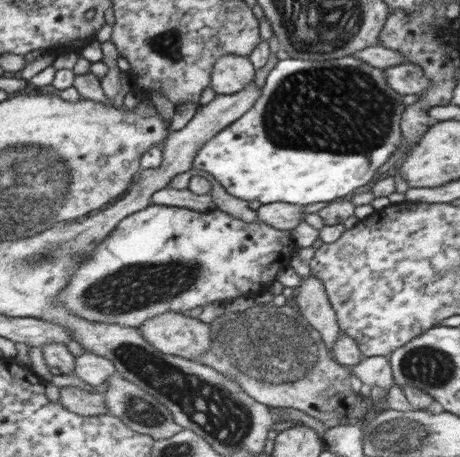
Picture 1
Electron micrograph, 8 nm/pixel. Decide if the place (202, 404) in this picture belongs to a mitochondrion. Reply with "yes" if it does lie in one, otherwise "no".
yes

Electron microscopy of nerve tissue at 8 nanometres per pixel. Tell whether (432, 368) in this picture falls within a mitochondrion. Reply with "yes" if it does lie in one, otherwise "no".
yes

